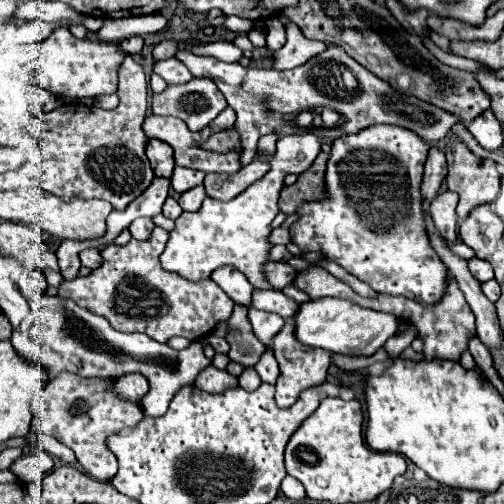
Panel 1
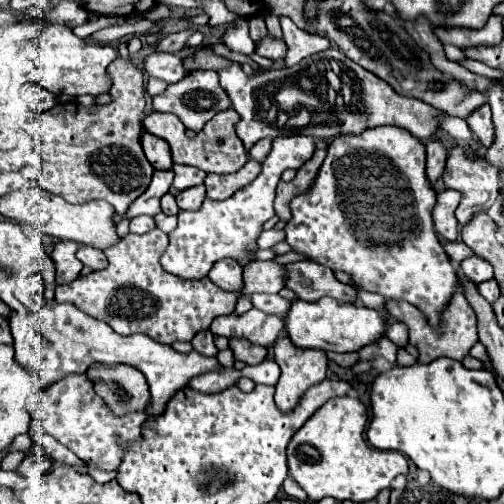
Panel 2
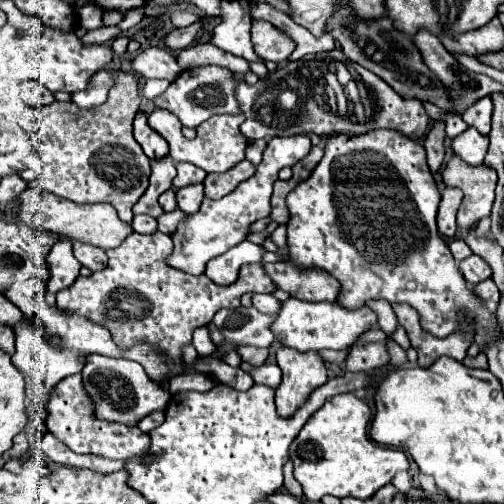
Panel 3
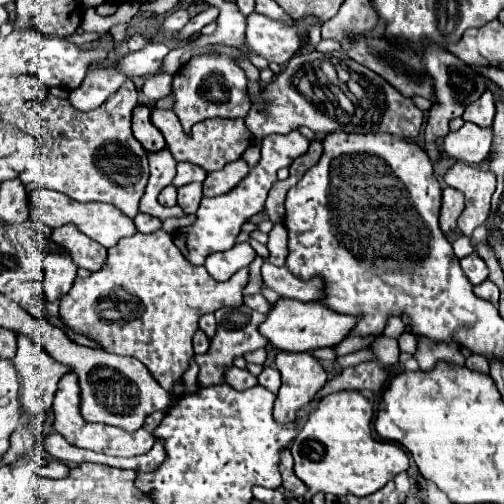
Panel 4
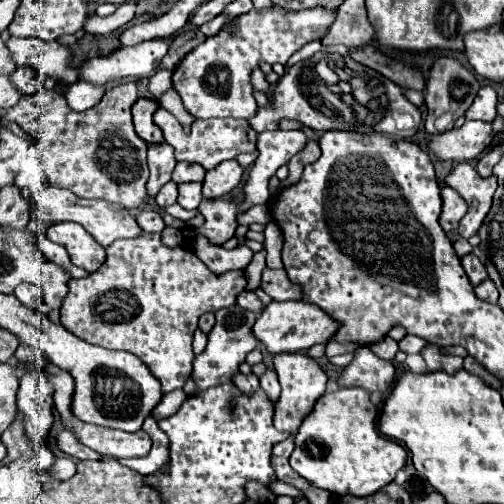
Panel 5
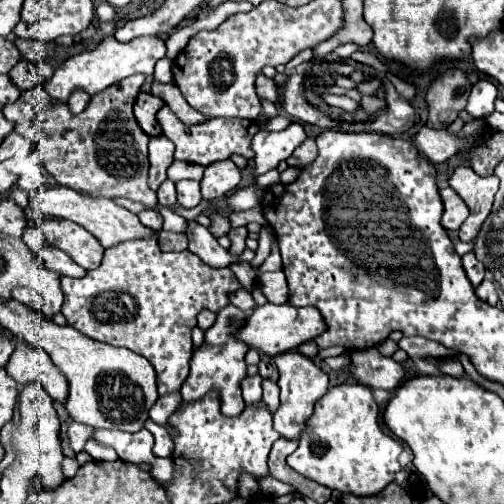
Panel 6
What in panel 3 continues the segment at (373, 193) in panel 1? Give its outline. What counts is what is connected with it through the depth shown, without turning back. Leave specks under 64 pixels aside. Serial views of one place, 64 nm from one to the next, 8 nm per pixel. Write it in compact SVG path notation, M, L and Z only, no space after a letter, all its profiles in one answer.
M374 130L360 136L332 136L326 142L324 158L314 168L312 176L288 194L286 204L290 210L290 220L286 224L290 262L330 272L342 284L338 302L344 308L360 308L370 298L384 298L390 304L408 302L420 312L422 328L438 338L456 332L460 328L456 312L466 310L466 314L476 318L476 344L484 346L484 340L496 340L500 334L496 316L486 308L484 300L476 298L458 270L448 244L438 234L436 212L440 192L426 164L426 150L422 144L396 130Z

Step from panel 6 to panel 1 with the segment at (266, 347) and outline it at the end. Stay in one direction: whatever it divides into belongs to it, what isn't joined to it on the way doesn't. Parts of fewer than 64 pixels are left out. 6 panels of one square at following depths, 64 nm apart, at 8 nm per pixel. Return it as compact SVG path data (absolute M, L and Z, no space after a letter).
M318 298L300 306L296 314L296 338L312 348L324 348L336 354L350 356L372 356L386 344L400 328L400 320L394 314L372 312L354 304L352 300L340 298Z

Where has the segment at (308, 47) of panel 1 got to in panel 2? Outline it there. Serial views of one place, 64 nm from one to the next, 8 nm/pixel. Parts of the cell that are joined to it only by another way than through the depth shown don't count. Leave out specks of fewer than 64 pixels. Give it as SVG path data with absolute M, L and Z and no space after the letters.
M280 18L282 24L282 32L284 32L284 44L286 44L286 56L284 56L284 66L290 68L294 64L298 64L300 60L304 60L306 56L324 52L330 48L330 42L322 36L312 36L304 30L300 30L292 20L288 18Z

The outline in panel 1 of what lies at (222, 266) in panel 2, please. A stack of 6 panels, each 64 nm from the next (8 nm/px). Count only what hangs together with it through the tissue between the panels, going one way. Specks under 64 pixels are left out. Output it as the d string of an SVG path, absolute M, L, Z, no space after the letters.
M218 268L212 274L212 280L240 306L250 306L252 300L252 284L248 284L246 276L242 272L236 272L234 268Z

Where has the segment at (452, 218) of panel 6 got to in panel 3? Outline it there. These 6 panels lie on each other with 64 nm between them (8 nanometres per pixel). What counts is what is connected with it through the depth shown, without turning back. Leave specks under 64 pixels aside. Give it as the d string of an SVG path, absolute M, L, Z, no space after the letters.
M444 188L442 200L438 206L438 230L446 238L456 236L456 212L462 202L462 192L456 188Z

